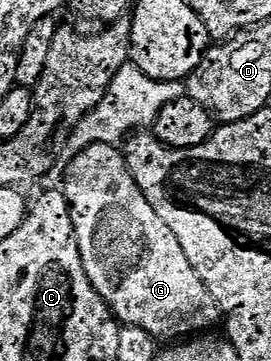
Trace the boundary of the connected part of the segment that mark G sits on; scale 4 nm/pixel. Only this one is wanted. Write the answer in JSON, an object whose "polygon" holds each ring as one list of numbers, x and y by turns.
{"polygon":[[97,143,69,161,64,194,72,213,74,236,80,249,84,273,92,289,96,289,99,297,110,307,114,318,119,324,139,327,155,341,182,341,209,332,206,330,217,319,219,322,218,306,207,293,204,281,200,281,192,265,188,265,188,257,184,257,184,249,180,249,176,233,172,233,172,229,168,229,168,225,156,217,156,209,152,209,144,193,140,193,123,152,115,144]]}

